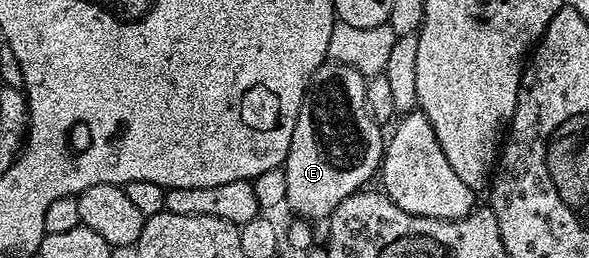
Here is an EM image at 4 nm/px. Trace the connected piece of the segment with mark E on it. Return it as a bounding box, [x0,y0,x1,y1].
[283,61,387,220]

